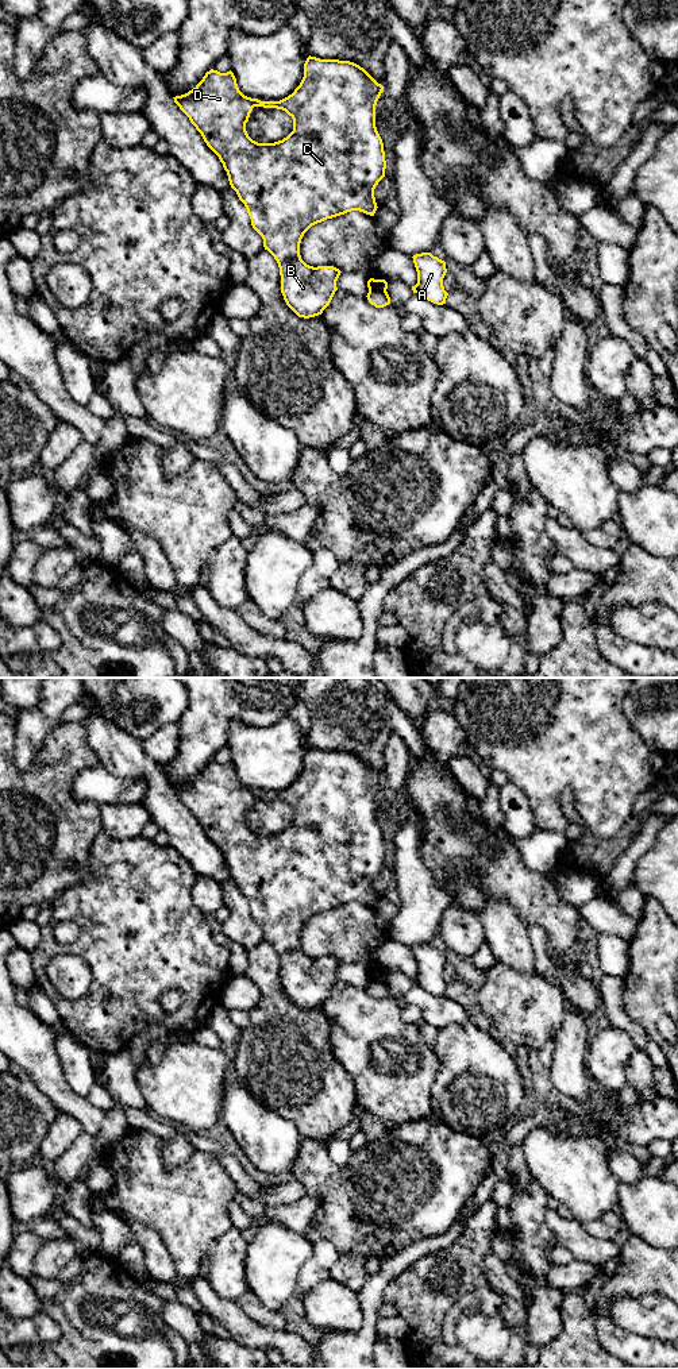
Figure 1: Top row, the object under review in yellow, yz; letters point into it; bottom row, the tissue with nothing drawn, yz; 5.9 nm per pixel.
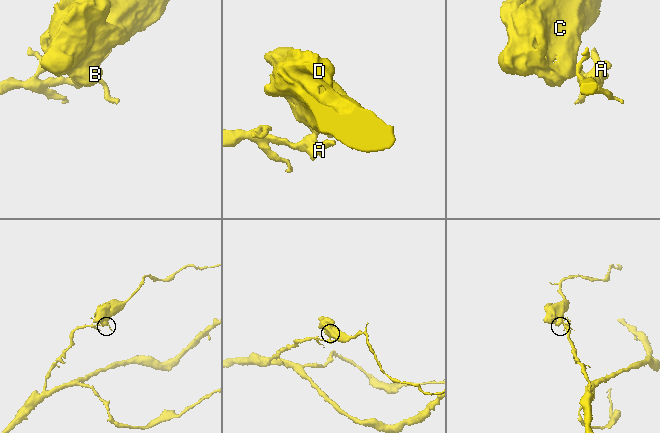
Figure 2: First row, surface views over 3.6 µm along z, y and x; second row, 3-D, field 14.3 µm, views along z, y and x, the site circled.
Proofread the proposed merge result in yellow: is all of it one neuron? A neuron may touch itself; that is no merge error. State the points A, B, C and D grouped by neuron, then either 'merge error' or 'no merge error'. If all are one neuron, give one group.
A / B C D; merge error

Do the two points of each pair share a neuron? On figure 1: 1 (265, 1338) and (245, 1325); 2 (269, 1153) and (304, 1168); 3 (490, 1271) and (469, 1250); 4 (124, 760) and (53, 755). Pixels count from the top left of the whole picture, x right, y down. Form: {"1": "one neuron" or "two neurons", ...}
{"1": "one neuron", "2": "two neurons", "3": "two neurons", "4": "two neurons"}

